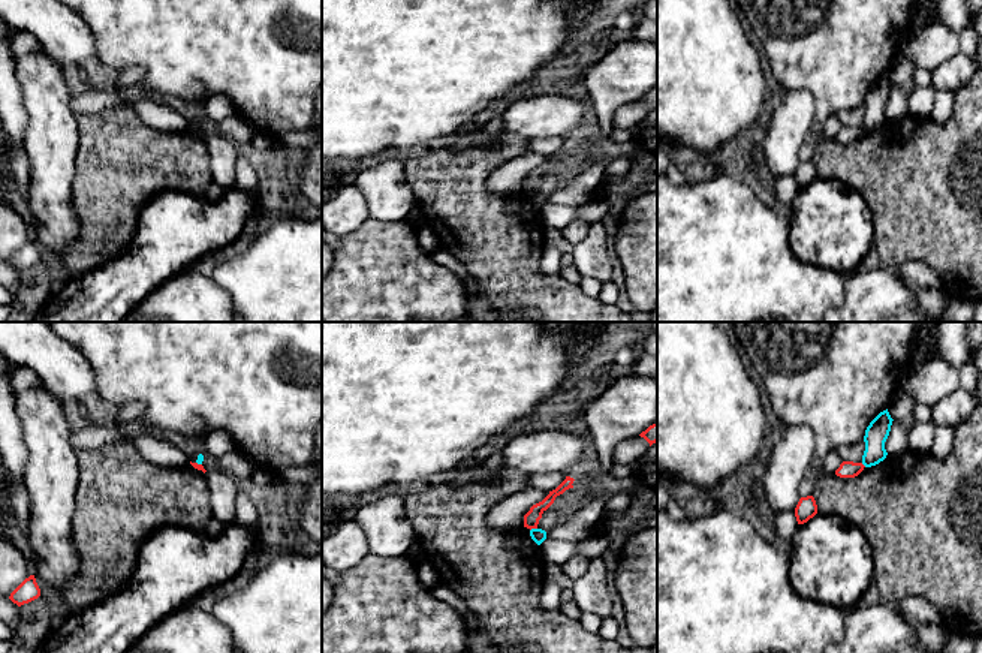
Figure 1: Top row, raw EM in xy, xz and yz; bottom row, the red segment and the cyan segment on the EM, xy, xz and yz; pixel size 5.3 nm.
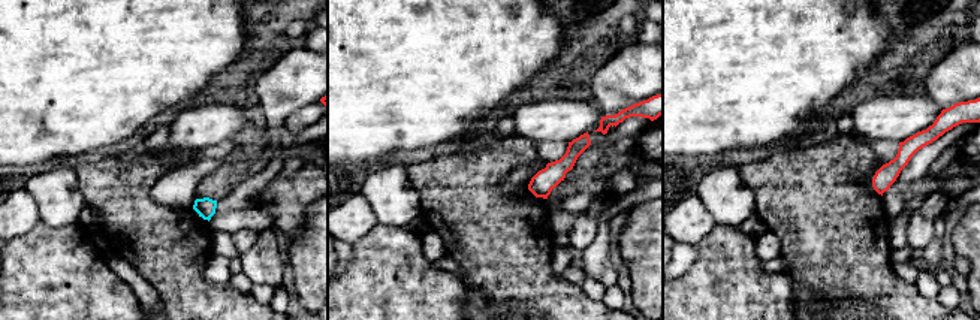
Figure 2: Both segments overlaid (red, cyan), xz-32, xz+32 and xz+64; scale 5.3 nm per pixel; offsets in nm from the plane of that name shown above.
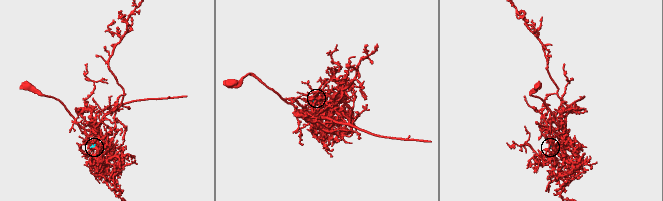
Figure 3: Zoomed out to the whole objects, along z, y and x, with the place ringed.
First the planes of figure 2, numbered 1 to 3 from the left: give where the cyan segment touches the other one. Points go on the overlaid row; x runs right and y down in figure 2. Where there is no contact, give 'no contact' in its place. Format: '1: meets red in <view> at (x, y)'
1: no contact
2: no contact
3: no contact

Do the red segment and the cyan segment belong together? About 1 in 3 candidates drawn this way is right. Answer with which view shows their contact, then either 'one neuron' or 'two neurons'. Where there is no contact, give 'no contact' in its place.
xz | two neurons

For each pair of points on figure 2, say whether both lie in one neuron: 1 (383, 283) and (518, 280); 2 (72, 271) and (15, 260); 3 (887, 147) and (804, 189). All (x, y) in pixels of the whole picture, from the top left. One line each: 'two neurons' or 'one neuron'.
1: two neurons
2: one neuron
3: two neurons

